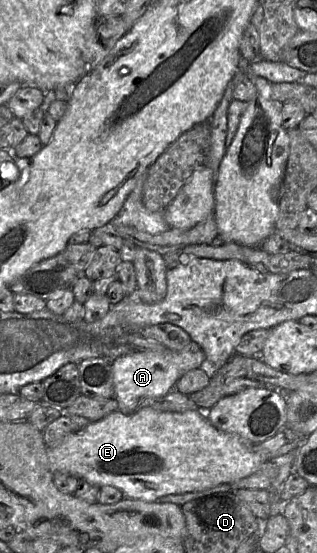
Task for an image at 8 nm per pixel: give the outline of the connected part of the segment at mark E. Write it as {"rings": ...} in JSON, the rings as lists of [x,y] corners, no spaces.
{"rings":[[[145,406],[132,414],[112,412],[71,433],[59,446],[48,448],[47,456],[52,473],[65,472],[99,488],[113,486],[129,499],[157,502],[167,495],[199,492],[221,484],[230,485],[255,473],[264,461],[252,446],[237,435],[218,430],[207,419],[206,411],[199,408],[178,413]]]}

